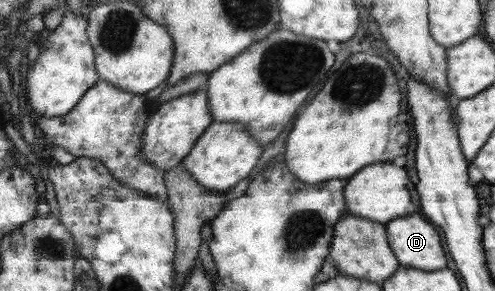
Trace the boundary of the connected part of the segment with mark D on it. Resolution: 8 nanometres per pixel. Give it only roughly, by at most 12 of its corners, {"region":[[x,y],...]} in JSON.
{"region":[[418,214],[387,222],[400,267],[446,267],[438,232]]}

